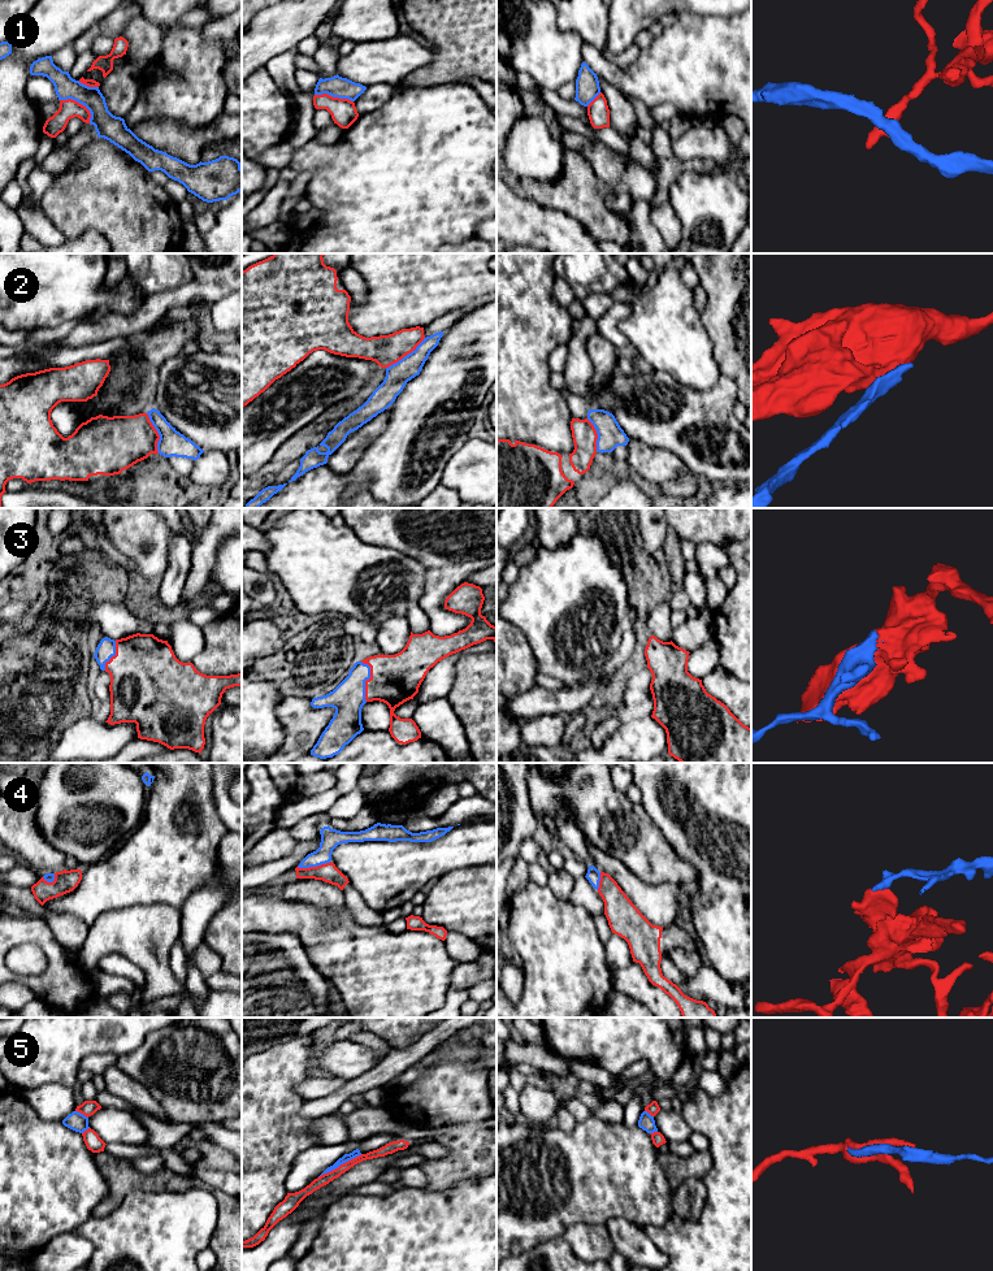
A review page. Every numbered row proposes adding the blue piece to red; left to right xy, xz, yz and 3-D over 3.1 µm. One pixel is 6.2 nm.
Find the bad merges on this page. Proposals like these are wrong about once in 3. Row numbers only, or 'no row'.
1, 2

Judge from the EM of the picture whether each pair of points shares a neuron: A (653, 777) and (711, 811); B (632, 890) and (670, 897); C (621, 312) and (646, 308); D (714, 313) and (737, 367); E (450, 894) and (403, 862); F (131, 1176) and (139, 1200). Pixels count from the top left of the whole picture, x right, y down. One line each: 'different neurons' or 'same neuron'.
A: same neuron
B: same neuron
C: different neurons
D: same neuron
E: different neurons
F: different neurons

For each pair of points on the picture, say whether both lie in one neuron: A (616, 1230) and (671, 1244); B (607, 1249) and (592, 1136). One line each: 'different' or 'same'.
A: different
B: different

